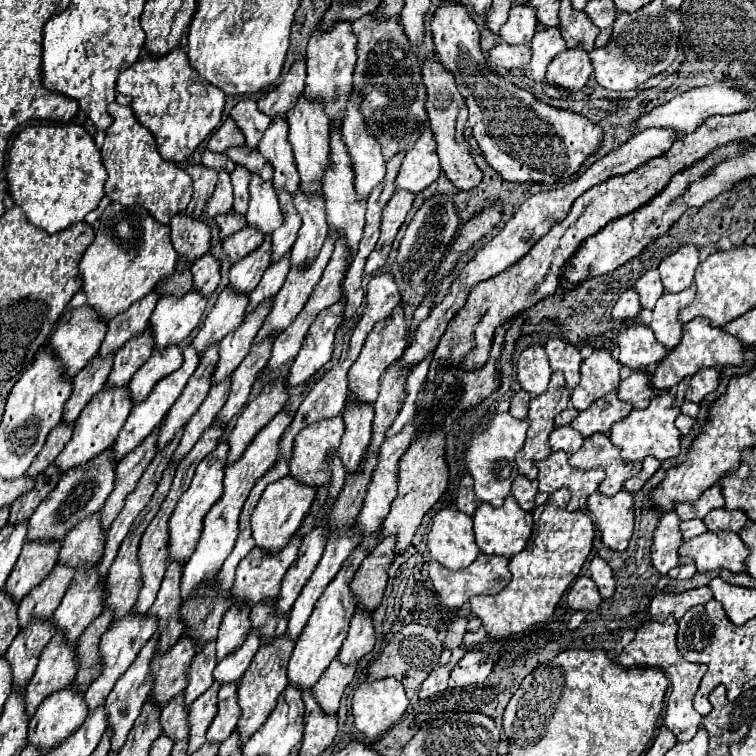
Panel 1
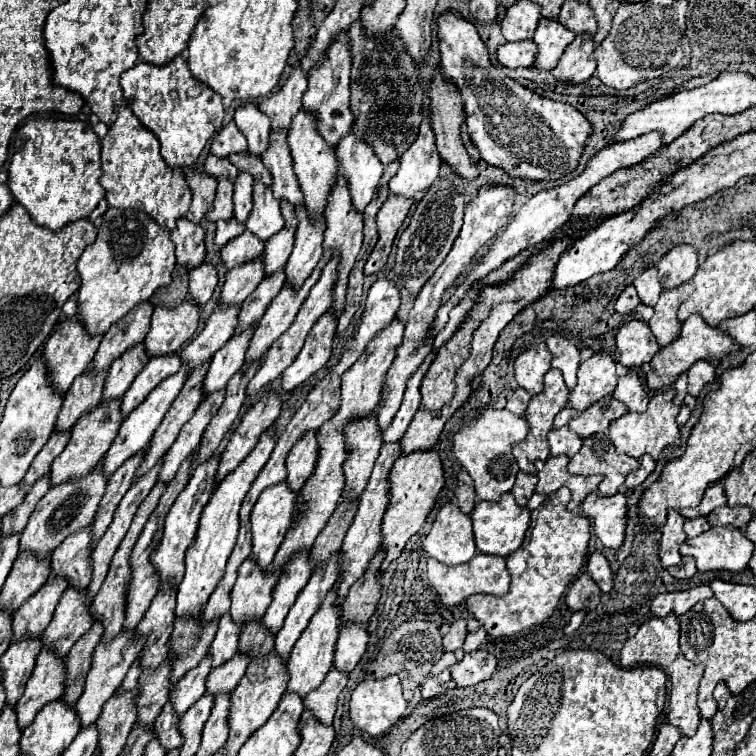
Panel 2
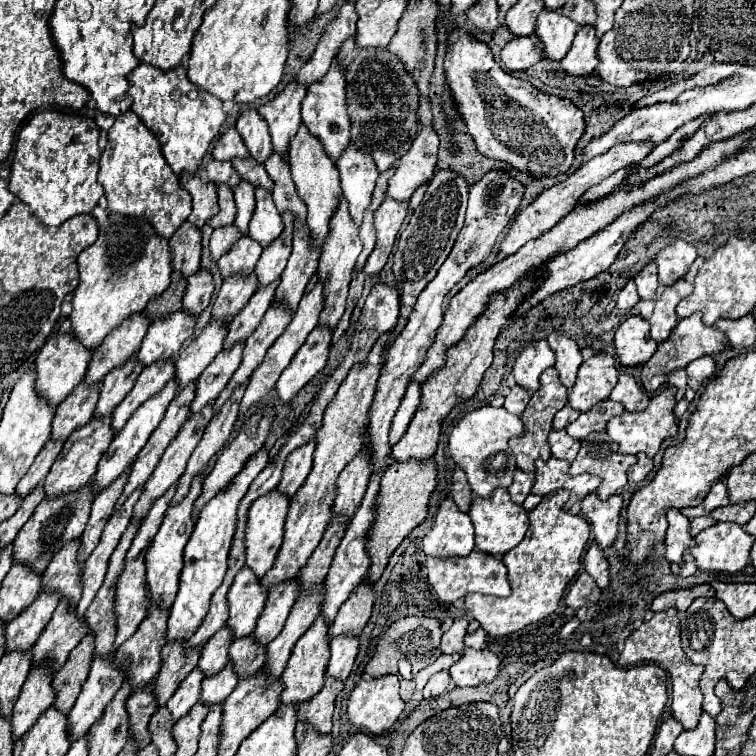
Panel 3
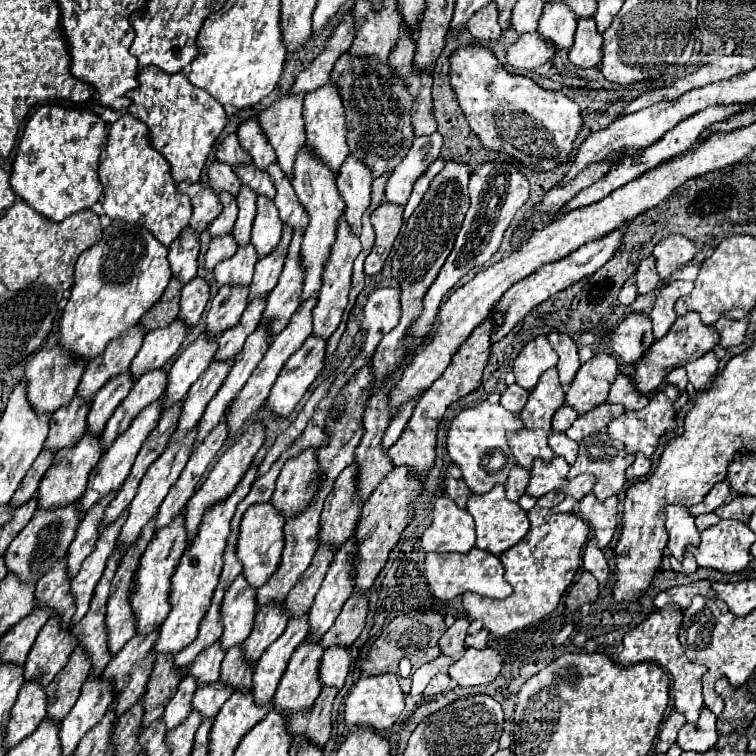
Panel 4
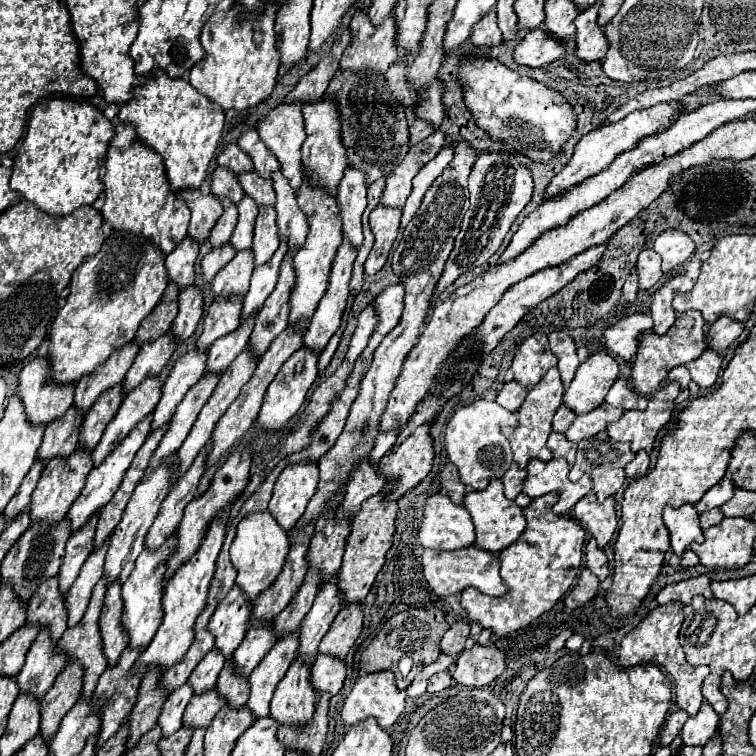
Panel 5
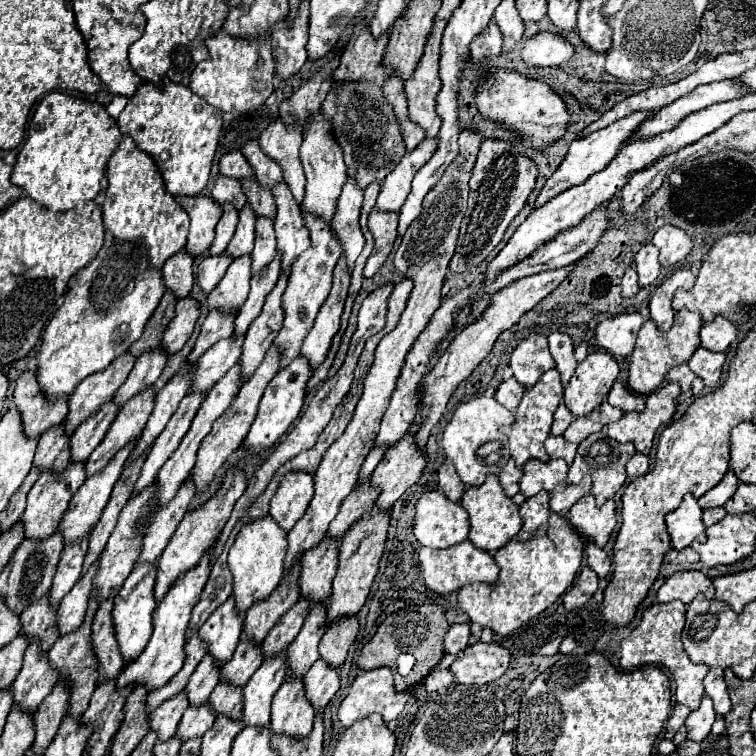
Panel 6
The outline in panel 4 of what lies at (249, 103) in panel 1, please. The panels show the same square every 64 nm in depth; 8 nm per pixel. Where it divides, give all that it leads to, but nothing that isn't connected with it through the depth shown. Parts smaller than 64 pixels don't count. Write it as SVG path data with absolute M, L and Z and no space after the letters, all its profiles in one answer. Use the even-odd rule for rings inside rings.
M248 118L238 126L238 138L240 138L242 148L250 152L256 168L266 170L270 164L276 162L276 154L272 146L268 144L268 138L264 136L256 118Z

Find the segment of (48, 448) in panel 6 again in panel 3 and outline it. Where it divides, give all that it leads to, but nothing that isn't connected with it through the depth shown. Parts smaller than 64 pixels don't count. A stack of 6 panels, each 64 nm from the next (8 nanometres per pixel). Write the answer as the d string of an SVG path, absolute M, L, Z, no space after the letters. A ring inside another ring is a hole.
M80 382L56 410L56 418L52 422L52 440L68 440L68 436L80 424L90 422L98 394L100 384L96 384L96 388L88 388L88 384Z

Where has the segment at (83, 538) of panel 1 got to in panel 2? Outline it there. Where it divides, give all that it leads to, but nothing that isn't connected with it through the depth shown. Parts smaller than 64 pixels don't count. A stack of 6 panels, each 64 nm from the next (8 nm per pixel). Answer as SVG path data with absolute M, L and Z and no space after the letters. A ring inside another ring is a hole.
M92 524L74 532L52 552L52 576L66 576L68 584L86 588L92 580Z

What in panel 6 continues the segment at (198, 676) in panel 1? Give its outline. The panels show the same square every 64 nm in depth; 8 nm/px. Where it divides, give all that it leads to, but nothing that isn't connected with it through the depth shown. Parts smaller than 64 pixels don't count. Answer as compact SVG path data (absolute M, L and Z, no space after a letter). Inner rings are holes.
M184 690L172 696L172 700L166 700L152 712L150 728L158 732L158 740L170 740L176 734L178 722L188 708L188 696L184 696Z

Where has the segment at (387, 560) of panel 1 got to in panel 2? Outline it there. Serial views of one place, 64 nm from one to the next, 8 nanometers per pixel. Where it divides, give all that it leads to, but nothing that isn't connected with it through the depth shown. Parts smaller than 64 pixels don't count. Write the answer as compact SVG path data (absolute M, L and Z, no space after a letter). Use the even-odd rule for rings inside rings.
M378 548L376 556L372 558L372 564L368 564L364 576L352 584L344 604L342 604L342 616L344 622L368 622L370 616L376 610L376 604L380 600L380 564L384 560L386 552L384 548Z

